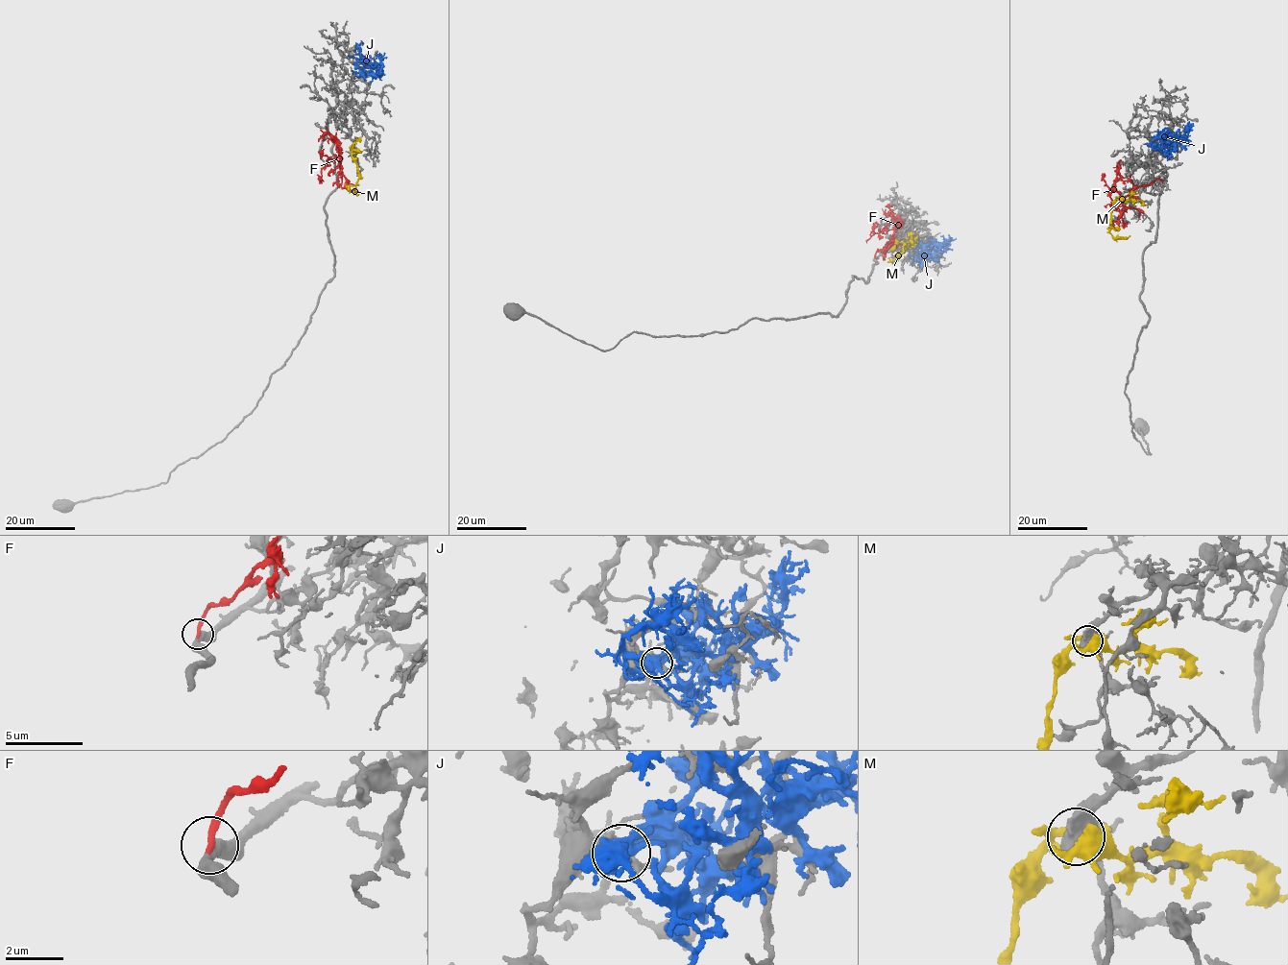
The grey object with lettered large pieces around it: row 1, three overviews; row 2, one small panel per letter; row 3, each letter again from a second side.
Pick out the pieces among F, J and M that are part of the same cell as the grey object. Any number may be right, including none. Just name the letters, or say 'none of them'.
F

